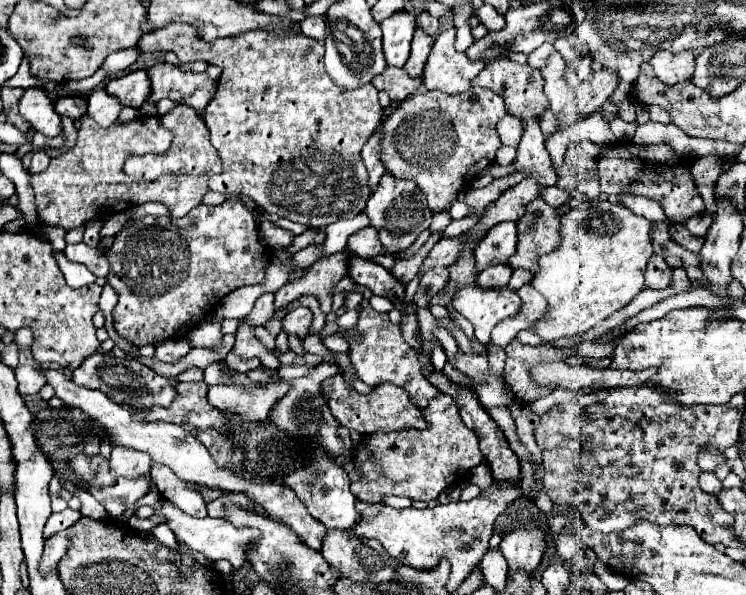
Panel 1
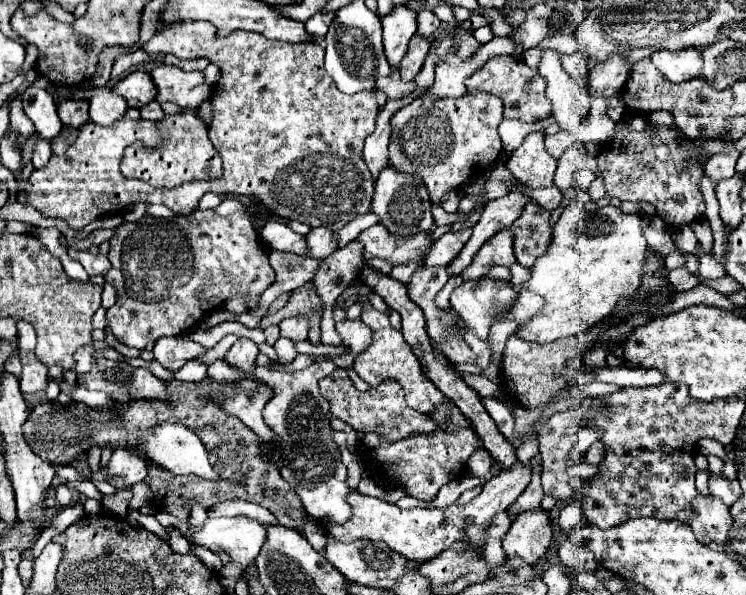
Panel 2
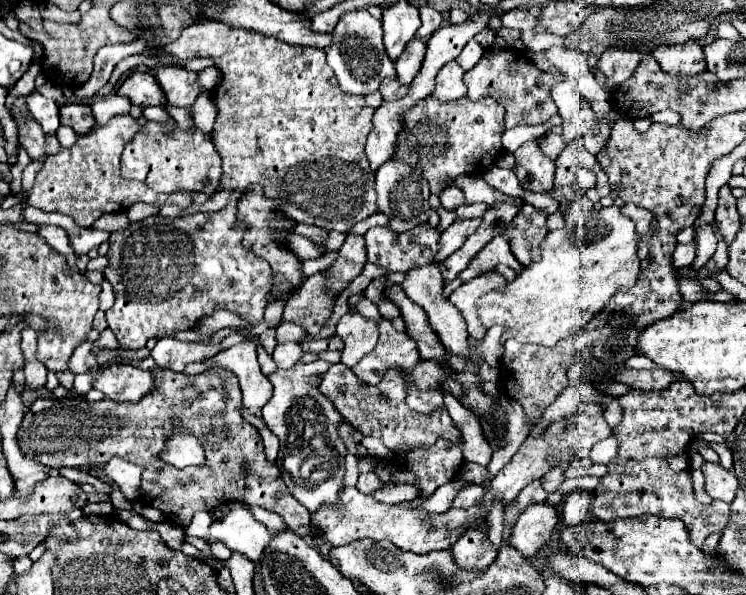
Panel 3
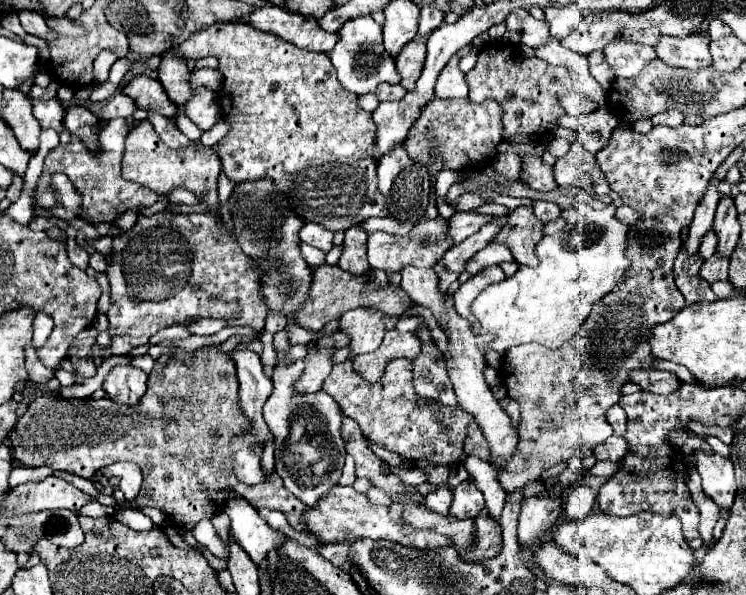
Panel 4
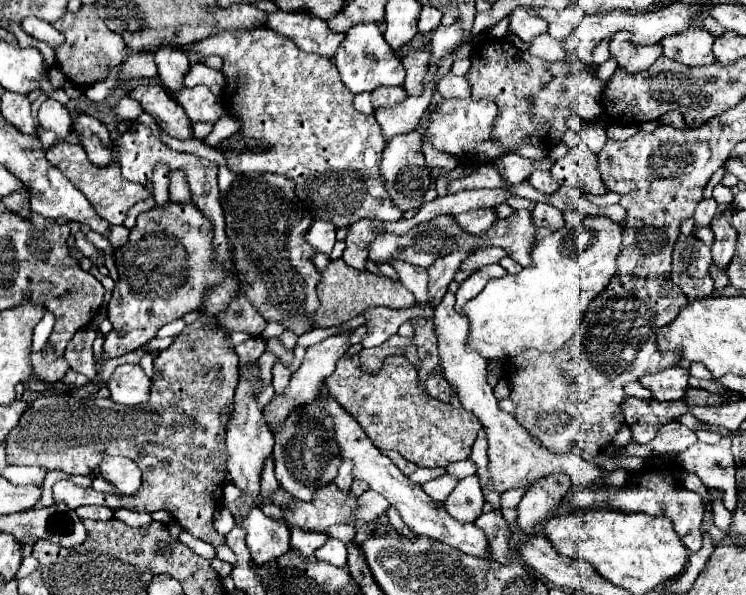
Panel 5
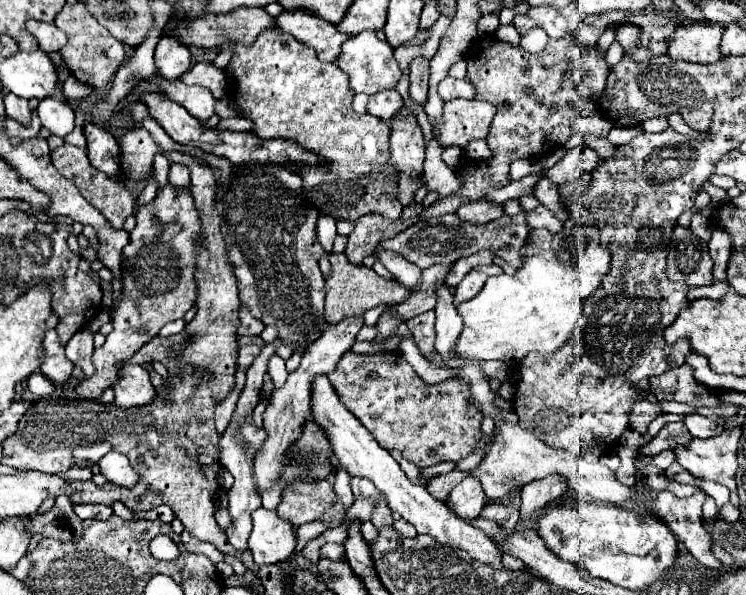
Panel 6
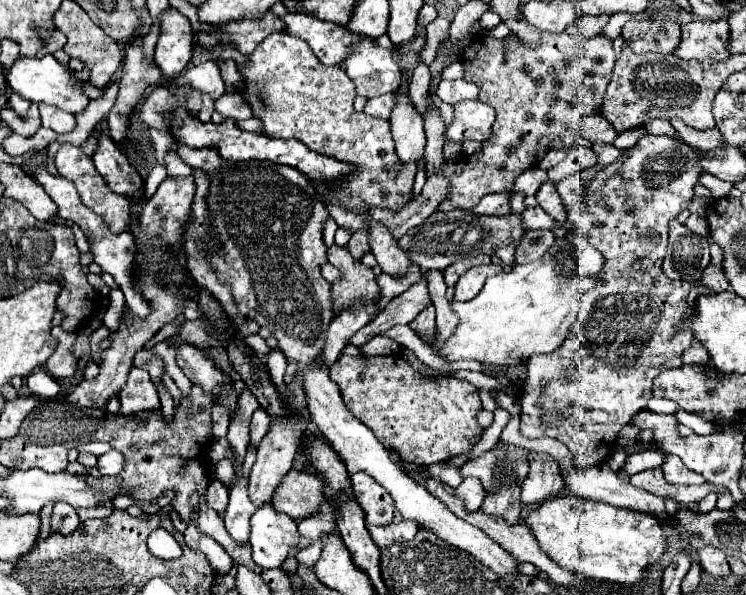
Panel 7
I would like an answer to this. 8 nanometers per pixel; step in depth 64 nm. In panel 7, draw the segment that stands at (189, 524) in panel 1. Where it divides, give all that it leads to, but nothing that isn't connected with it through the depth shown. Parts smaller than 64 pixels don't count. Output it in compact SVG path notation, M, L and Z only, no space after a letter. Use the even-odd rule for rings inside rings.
M270 504L252 516L249 543L254 562L263 568L280 566L292 548L298 546L296 522L276 512Z

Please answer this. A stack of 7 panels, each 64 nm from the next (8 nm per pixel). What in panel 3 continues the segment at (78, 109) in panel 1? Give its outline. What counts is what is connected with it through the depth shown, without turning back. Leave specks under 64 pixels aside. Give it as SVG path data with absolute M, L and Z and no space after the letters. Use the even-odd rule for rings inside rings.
M64 104L60 108L60 120L64 126L70 126L72 130L76 130L76 134L84 134L92 130L92 126L96 124L92 120L90 106L86 104Z

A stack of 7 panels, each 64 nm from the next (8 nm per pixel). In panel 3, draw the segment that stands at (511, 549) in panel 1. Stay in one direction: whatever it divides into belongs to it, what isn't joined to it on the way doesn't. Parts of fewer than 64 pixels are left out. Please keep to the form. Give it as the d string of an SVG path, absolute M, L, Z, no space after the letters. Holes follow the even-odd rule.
M548 504L528 506L514 524L508 544L514 550L518 550L524 558L532 558L534 554L540 552L540 548L548 544L556 522L558 514L554 506Z

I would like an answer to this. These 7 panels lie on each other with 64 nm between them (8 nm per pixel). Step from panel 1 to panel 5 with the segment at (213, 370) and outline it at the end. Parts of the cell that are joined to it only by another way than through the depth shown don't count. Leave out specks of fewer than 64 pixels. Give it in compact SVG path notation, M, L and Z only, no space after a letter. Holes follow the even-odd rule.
M276 362L274 368L272 368L272 386L274 386L276 396L284 394L290 378L292 378L292 372L290 372L282 362ZM318 396L310 404L304 404L288 414L280 426L274 428L274 462L276 462L276 480L284 490L288 490L294 498L310 502L318 488L324 488L334 482L338 476L338 468L344 462L340 458L338 442L334 438L334 422L332 416L324 408L326 396Z

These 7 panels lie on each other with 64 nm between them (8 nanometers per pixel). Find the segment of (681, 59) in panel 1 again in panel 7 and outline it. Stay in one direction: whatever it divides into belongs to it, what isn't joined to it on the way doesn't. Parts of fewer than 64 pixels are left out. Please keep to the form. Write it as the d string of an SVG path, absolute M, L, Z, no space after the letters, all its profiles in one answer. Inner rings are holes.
M698 20L682 26L680 44L674 48L674 56L684 60L724 60L728 58L728 22L726 20Z

